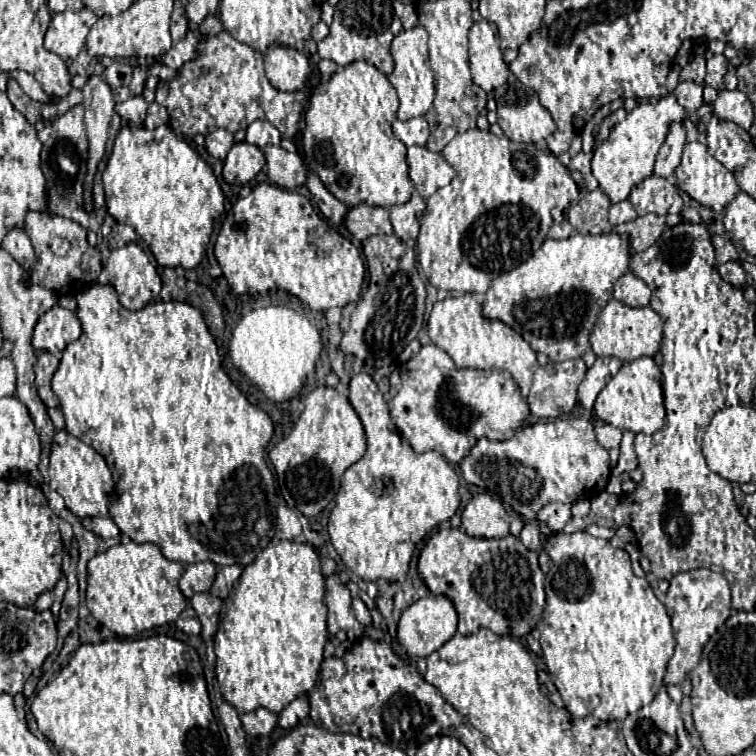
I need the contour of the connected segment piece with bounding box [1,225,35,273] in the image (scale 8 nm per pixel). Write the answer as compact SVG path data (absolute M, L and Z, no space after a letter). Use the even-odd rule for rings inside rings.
M17 225L17 227L9 229L1 247L7 253L11 253L17 263L23 263L23 267L27 267L27 273L31 273L31 263L35 263L35 251L33 251L31 239L29 239L29 235L25 233L23 227Z

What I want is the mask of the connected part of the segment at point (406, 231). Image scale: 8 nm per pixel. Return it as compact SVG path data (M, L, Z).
M415 193L411 197L411 201L403 203L403 205L395 205L391 209L391 223L395 229L395 235L405 241L405 243L413 243L419 235L419 215L425 211L425 201Z

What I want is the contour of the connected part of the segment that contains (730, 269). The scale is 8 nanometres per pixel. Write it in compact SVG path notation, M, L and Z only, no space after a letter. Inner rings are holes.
M725 263L725 265L719 265L719 275L723 281L731 283L733 287L739 287L743 289L745 287L745 271L739 263Z

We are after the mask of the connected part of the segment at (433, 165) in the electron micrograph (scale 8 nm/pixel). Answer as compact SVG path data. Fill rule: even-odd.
M419 145L407 149L407 163L409 163L409 177L423 199L431 197L439 187L451 183L453 177L457 175L441 153L433 153L427 147Z

